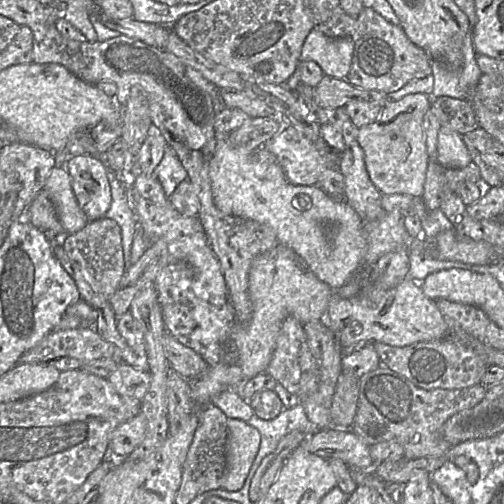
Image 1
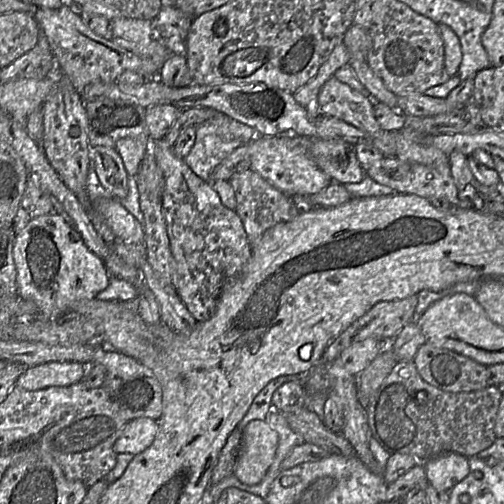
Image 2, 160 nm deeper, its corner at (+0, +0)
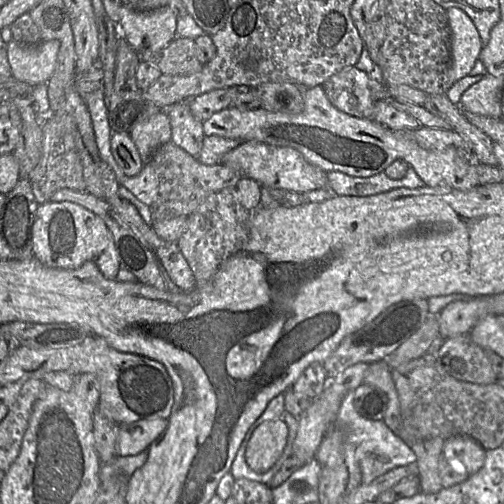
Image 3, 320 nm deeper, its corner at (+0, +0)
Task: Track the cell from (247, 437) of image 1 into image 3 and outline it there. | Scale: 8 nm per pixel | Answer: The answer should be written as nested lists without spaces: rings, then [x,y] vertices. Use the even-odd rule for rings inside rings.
[[[282,418],[262,422],[248,441],[246,463],[257,473],[267,472],[280,458],[287,438],[288,427]]]

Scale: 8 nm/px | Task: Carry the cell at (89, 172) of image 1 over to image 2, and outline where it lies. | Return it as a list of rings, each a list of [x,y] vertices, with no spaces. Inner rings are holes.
[[[90,147],[89,157],[95,174],[113,199],[121,200],[127,194],[129,174],[116,147]]]

